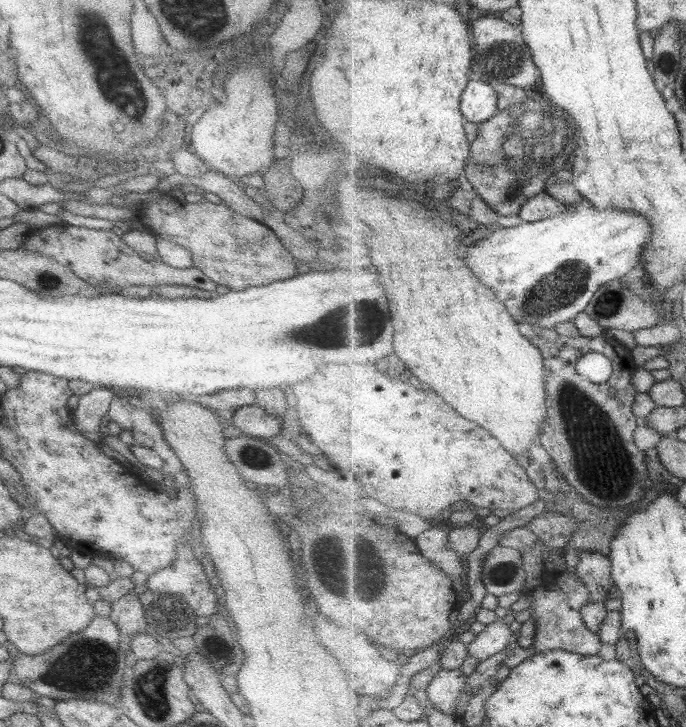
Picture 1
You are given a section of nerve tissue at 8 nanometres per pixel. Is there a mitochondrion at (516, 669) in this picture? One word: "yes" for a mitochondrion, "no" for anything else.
no

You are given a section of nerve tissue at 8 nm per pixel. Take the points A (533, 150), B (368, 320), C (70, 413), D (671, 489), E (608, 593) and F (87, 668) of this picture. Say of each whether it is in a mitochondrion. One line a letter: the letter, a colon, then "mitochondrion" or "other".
A: mitochondrion
B: mitochondrion
C: other
D: other
E: other
F: mitochondrion

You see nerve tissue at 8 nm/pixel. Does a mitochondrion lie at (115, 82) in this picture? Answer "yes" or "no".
yes

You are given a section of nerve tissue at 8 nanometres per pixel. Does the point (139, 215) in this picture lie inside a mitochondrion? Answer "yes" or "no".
no

